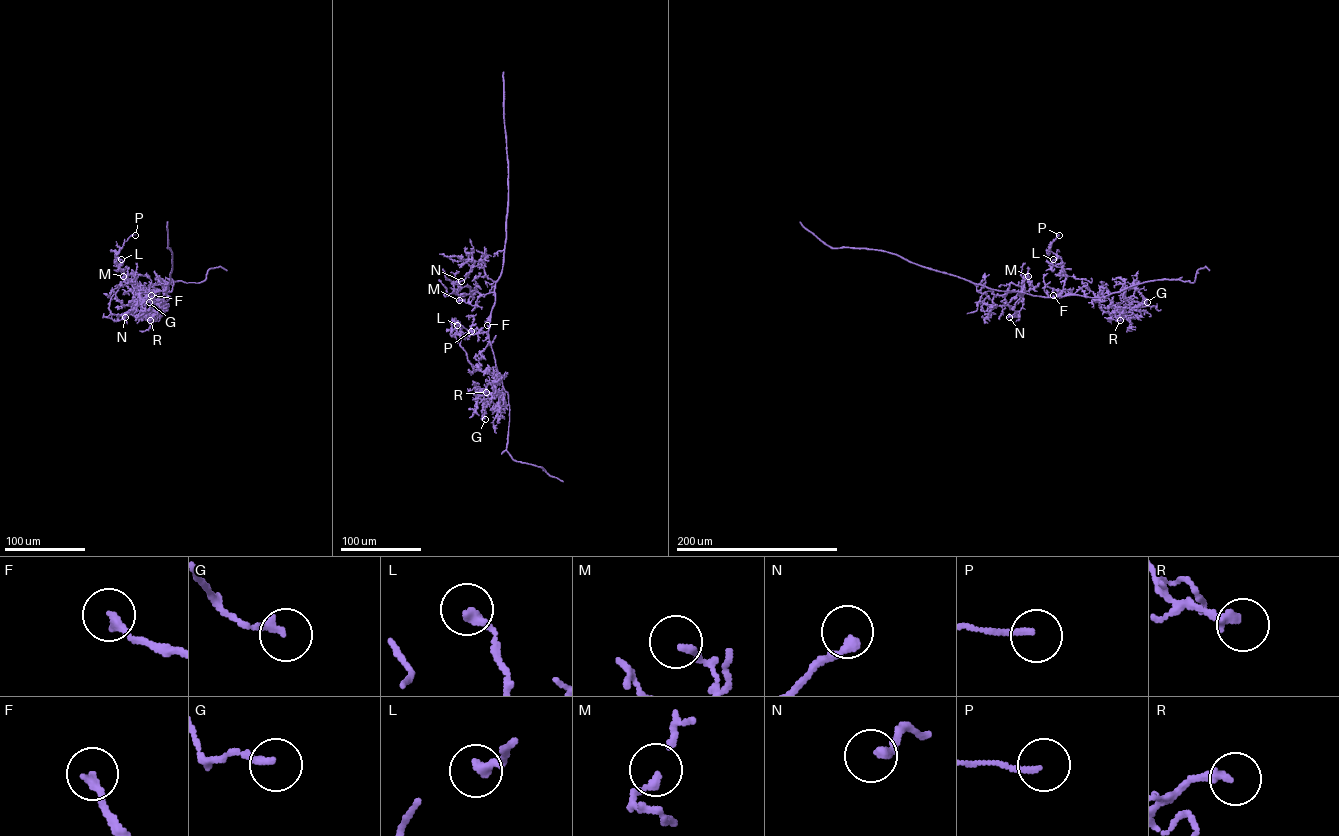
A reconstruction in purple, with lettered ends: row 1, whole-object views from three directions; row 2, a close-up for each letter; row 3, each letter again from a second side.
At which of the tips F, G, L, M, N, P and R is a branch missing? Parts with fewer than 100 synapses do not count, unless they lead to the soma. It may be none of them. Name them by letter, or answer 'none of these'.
none of these

